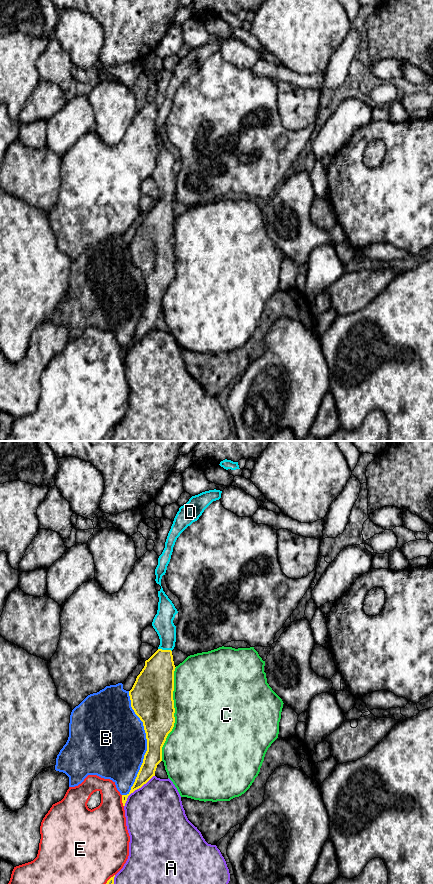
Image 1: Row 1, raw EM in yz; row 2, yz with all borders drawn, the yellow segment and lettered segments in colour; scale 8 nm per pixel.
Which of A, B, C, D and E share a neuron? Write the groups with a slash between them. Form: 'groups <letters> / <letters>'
groups A / B / C / D / E

